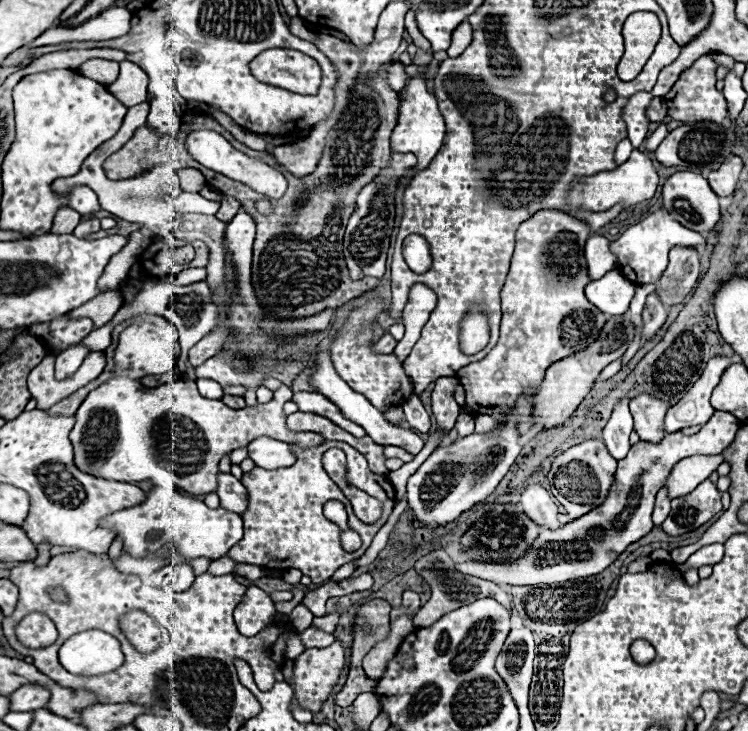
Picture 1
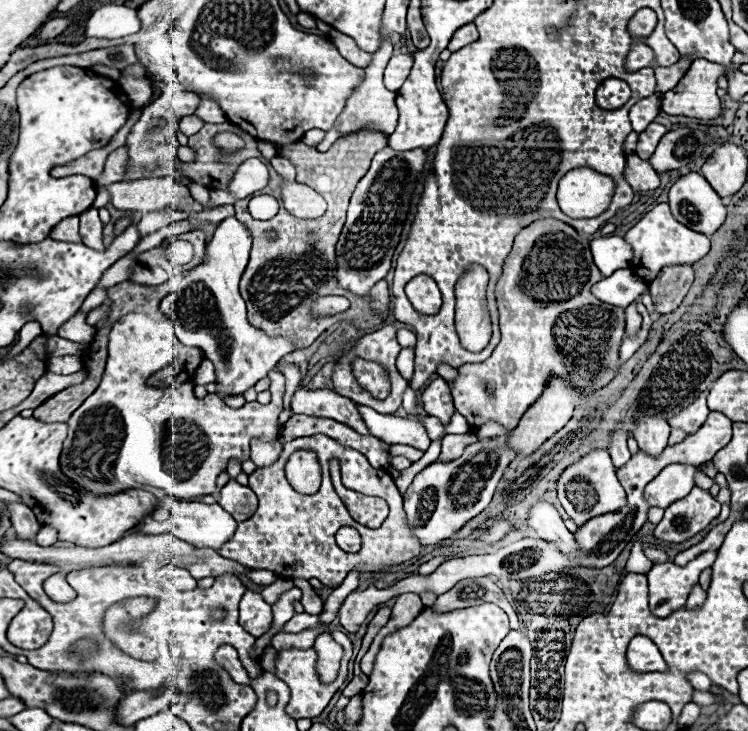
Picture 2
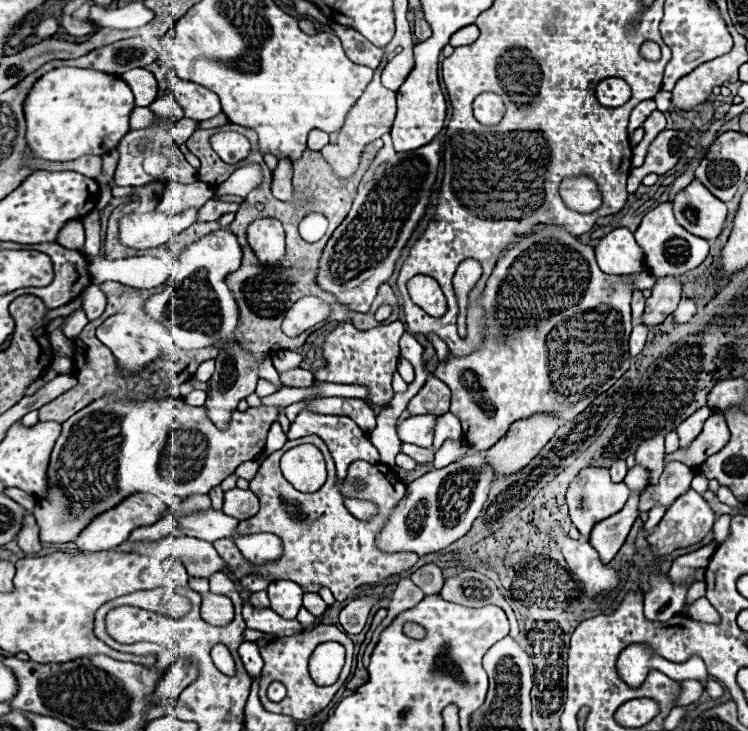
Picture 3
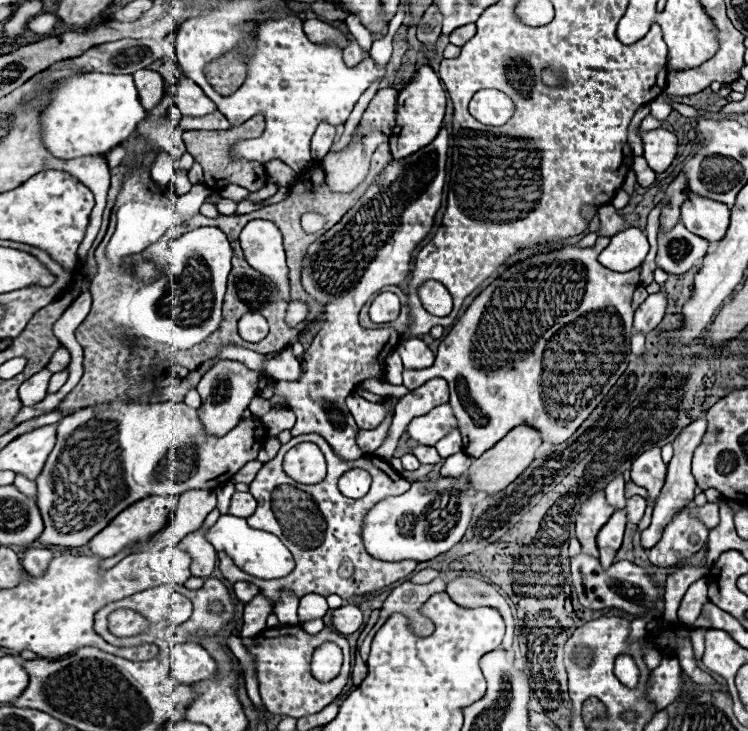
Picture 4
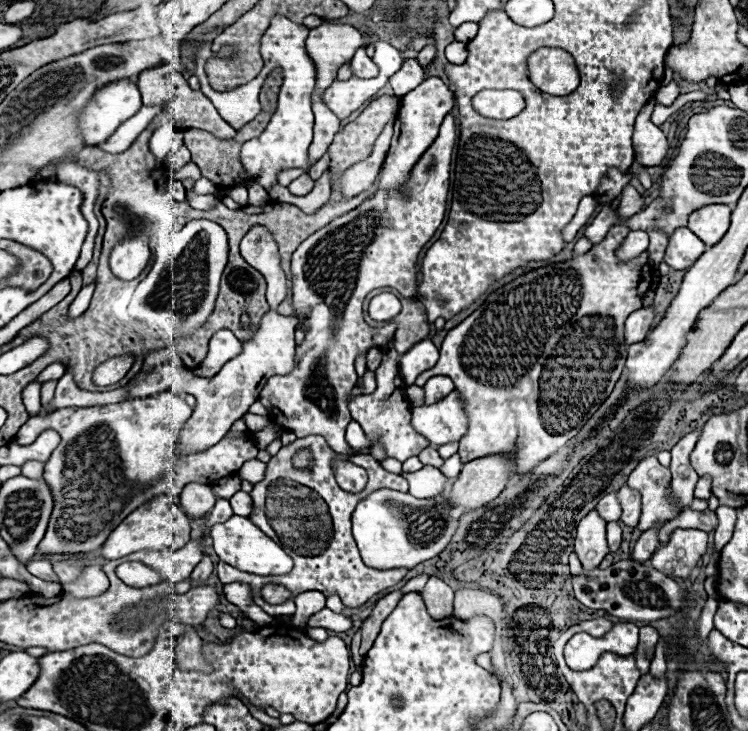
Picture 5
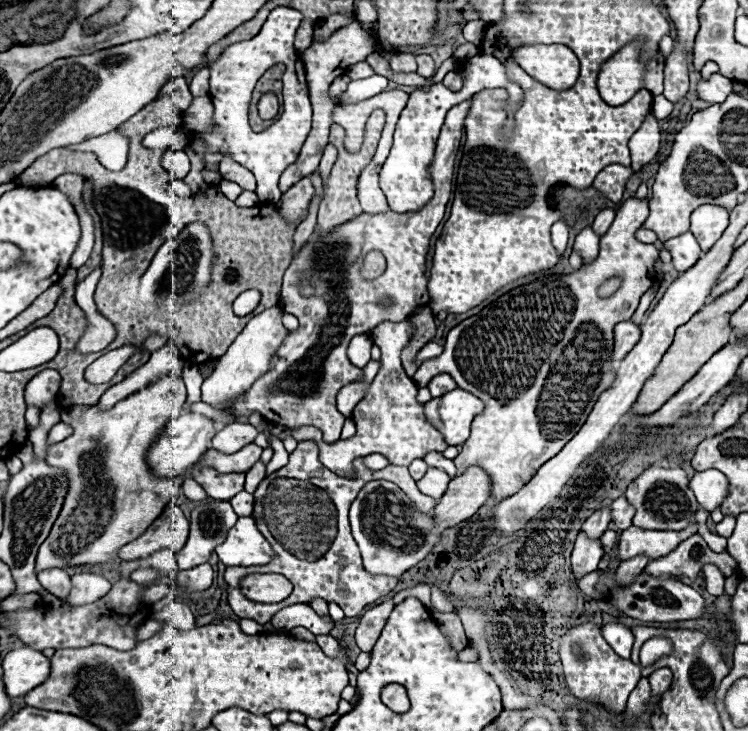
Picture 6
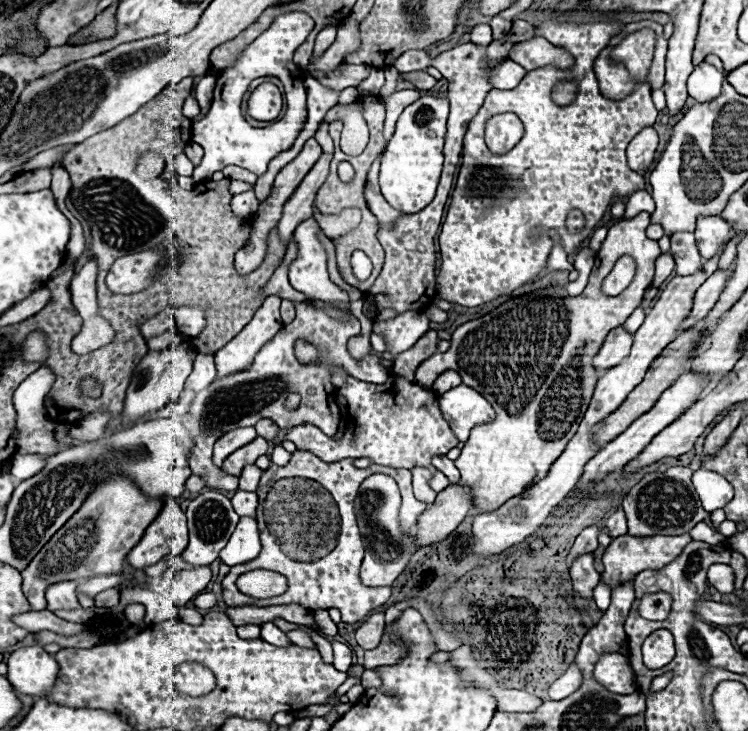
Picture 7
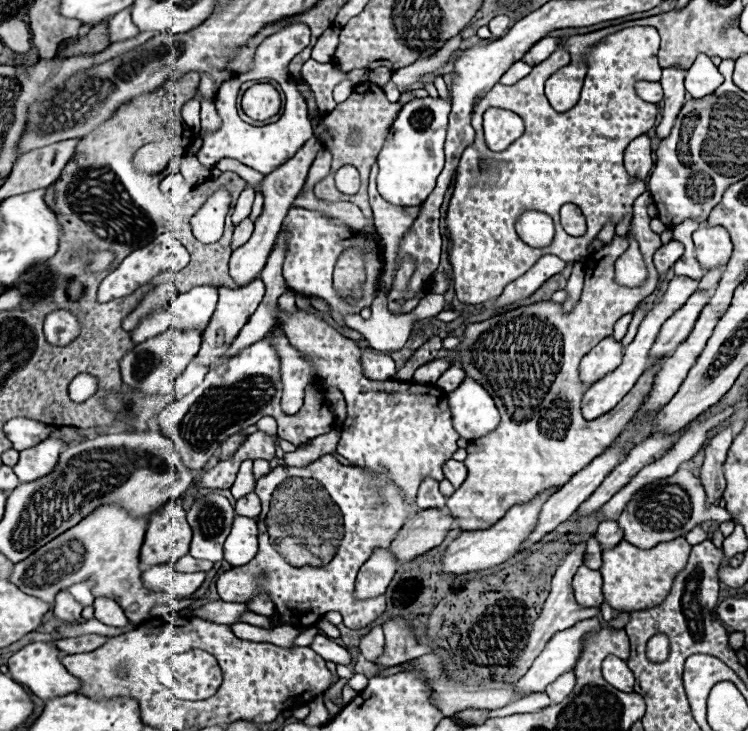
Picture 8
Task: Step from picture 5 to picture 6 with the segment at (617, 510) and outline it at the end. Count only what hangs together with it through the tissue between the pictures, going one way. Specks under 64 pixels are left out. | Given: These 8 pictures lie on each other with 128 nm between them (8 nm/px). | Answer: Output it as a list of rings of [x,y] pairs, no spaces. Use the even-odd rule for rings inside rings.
[[[600,508],[596,510],[584,524],[582,524],[582,530],[588,538],[600,538],[604,534],[604,530],[608,530],[608,524],[610,524],[610,508]]]

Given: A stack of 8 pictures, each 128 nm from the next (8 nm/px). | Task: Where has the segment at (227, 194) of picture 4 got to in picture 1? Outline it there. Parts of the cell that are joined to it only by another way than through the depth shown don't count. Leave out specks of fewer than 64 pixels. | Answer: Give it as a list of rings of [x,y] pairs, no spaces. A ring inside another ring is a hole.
[[[182,192],[176,198],[176,208],[178,212],[200,212],[200,214],[216,214],[220,208],[220,202],[214,200],[206,200],[200,194],[188,194]]]

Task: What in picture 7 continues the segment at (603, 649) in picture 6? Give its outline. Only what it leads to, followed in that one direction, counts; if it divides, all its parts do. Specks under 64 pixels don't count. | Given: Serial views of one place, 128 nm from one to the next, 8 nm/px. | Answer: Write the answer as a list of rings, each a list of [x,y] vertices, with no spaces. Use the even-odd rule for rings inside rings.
[[[616,652],[604,654],[598,660],[594,668],[594,678],[600,684],[604,684],[610,692],[616,692],[616,694],[634,694],[638,690],[636,676],[628,658]],[[570,664],[568,670],[550,686],[550,700],[562,700],[576,692],[582,684],[582,674],[576,668],[576,664]]]

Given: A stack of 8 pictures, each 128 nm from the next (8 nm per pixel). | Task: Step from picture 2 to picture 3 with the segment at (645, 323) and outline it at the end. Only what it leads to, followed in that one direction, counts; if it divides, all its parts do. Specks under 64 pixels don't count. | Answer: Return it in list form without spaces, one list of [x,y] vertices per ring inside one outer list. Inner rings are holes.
[[[644,324],[633,327],[632,334],[630,334],[630,354],[632,356],[636,356],[638,352],[642,351],[646,344],[648,332],[649,327]]]

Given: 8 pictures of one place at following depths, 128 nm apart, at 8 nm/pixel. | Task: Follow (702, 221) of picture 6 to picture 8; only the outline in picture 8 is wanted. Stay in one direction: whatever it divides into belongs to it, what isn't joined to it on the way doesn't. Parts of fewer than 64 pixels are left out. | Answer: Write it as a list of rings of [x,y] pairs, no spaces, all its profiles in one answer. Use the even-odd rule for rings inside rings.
[[[722,226],[700,228],[694,232],[696,258],[704,270],[714,270],[728,264],[732,254],[732,242]]]

